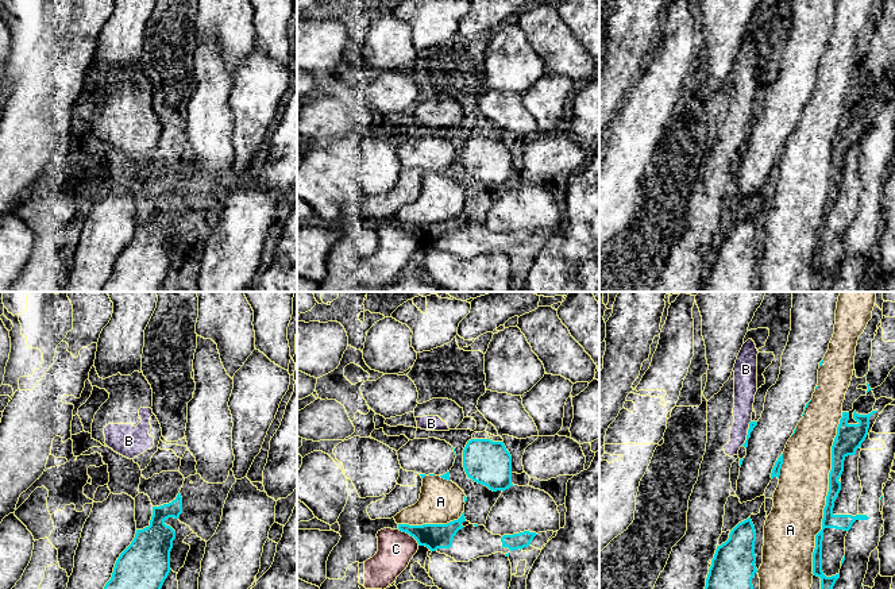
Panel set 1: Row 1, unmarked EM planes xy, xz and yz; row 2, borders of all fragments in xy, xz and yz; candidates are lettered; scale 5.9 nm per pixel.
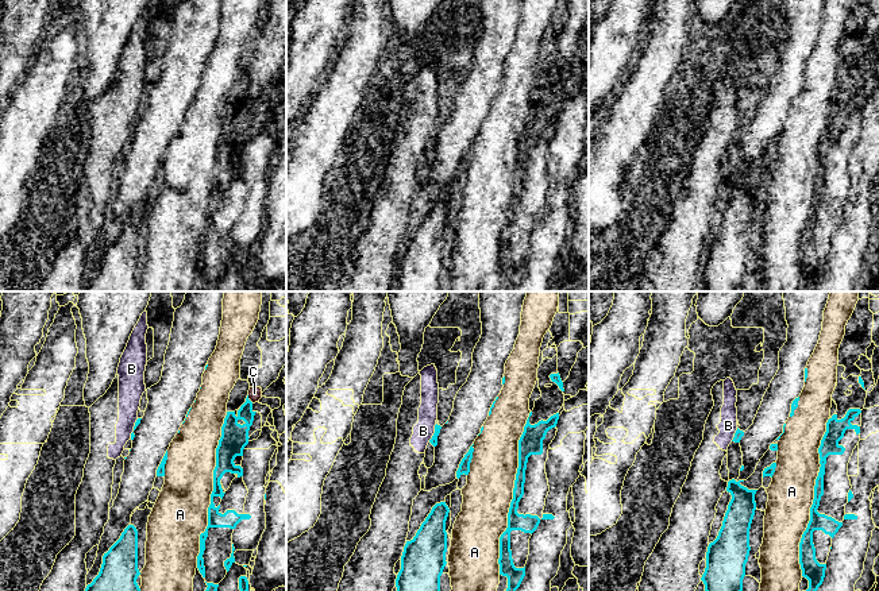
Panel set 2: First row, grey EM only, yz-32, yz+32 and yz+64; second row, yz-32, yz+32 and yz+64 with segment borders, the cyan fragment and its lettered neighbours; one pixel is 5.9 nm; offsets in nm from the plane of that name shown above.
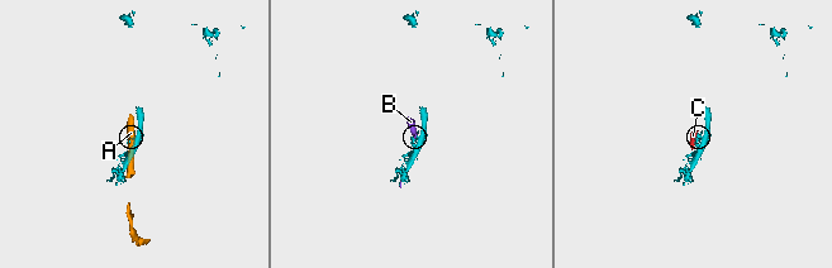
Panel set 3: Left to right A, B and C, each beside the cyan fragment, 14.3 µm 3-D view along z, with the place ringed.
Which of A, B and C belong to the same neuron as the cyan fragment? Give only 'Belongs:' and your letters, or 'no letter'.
Belongs: no letter

